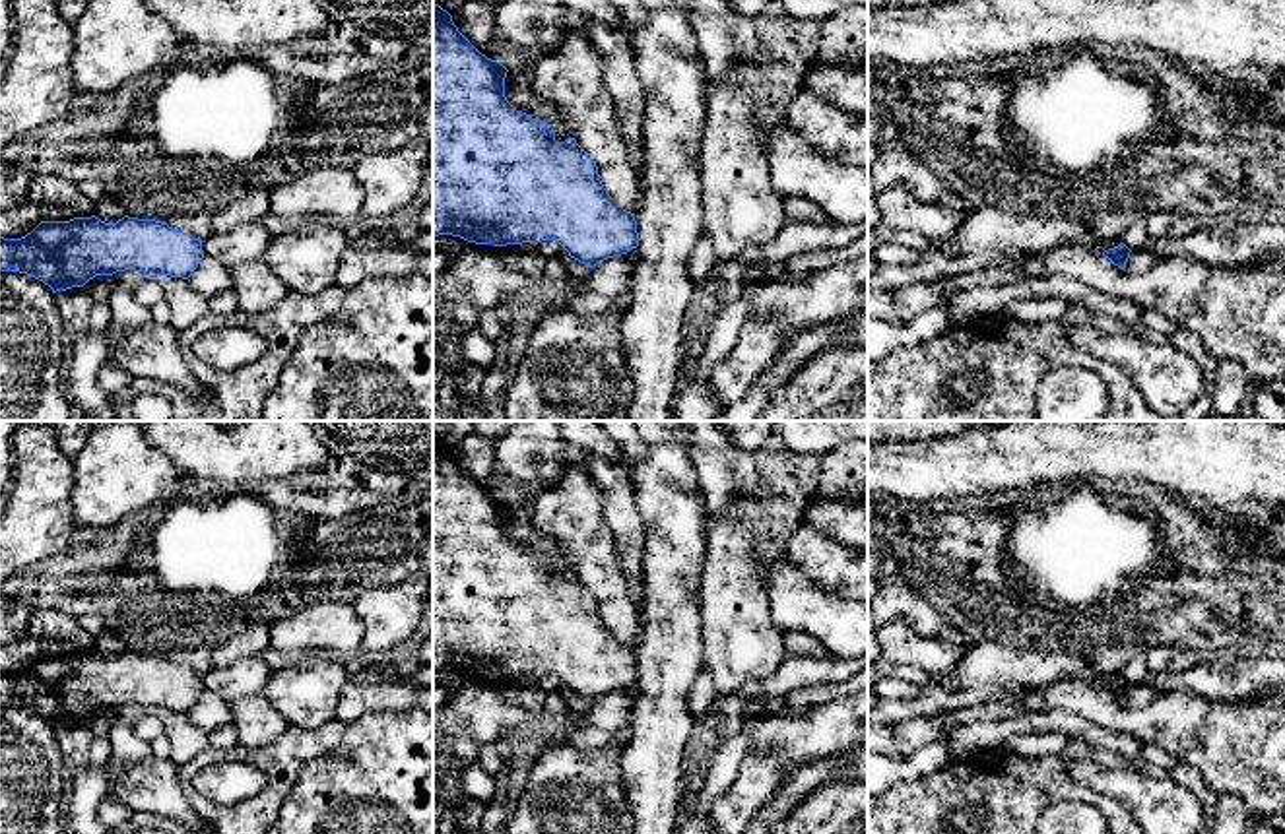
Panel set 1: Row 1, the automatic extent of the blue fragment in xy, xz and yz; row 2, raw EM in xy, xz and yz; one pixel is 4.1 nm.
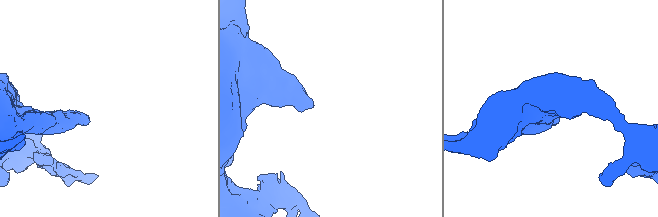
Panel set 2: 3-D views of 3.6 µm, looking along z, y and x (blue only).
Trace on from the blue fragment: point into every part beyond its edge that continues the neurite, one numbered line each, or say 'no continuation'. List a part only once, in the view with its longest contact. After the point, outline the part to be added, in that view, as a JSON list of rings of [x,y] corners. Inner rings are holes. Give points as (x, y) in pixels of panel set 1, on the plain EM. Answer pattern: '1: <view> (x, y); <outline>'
no continuation

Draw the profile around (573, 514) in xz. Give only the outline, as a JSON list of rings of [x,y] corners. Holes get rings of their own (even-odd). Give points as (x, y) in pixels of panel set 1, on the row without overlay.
[[[569,465],[561,485],[532,498],[528,512],[532,528],[567,551],[573,572],[596,597],[608,628],[635,648],[642,634],[642,613],[619,566],[615,537],[604,518],[594,477]]]

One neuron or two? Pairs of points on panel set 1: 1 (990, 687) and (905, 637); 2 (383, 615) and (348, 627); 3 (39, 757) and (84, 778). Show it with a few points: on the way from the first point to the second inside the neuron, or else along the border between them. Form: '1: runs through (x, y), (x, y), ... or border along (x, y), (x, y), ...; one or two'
1: border along (971, 646), (942, 673); two
2: border along (350, 604), (362, 621), (362, 648); two
3: border along (70, 772), (63, 813); two

